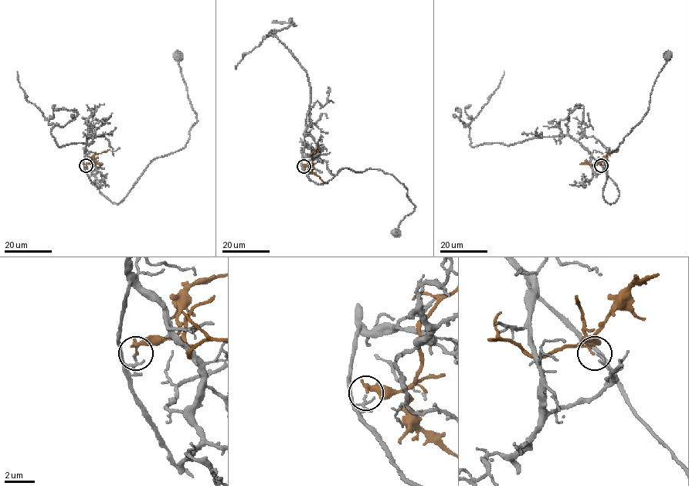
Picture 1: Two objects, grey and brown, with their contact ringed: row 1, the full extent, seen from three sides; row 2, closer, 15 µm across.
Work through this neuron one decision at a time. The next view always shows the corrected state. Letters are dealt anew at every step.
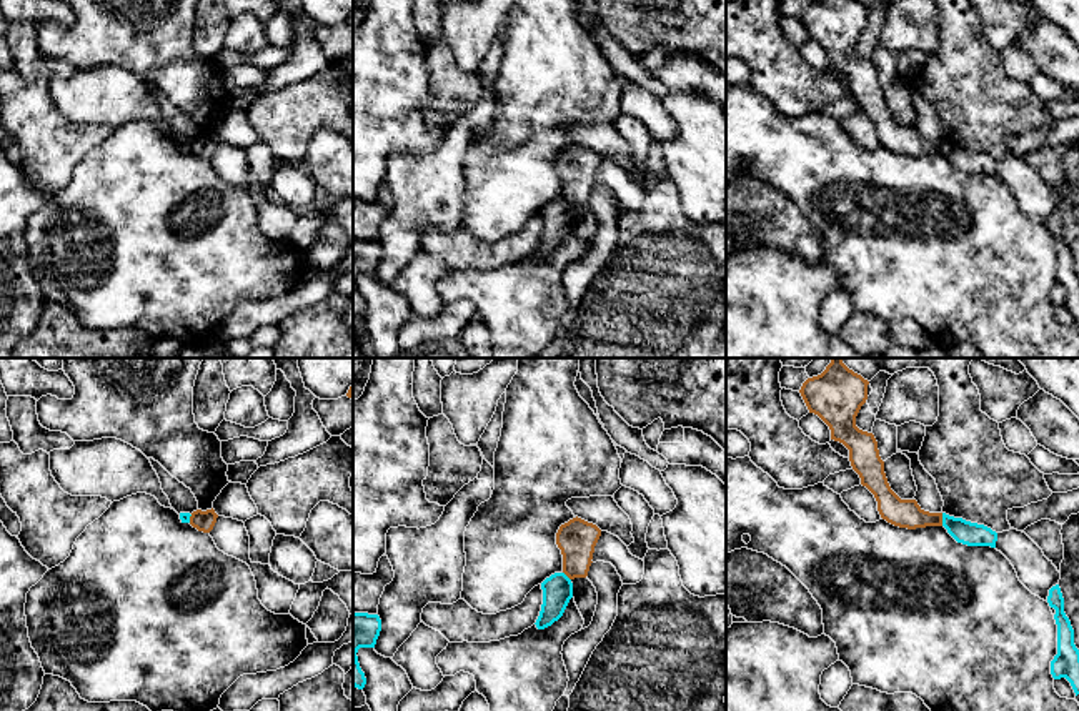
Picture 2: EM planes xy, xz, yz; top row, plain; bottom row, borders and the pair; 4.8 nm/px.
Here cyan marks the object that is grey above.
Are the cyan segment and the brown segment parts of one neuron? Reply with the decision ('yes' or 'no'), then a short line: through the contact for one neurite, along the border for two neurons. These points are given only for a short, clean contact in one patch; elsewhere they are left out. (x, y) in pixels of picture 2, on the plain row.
no; line yz (941, 140), (943, 152)

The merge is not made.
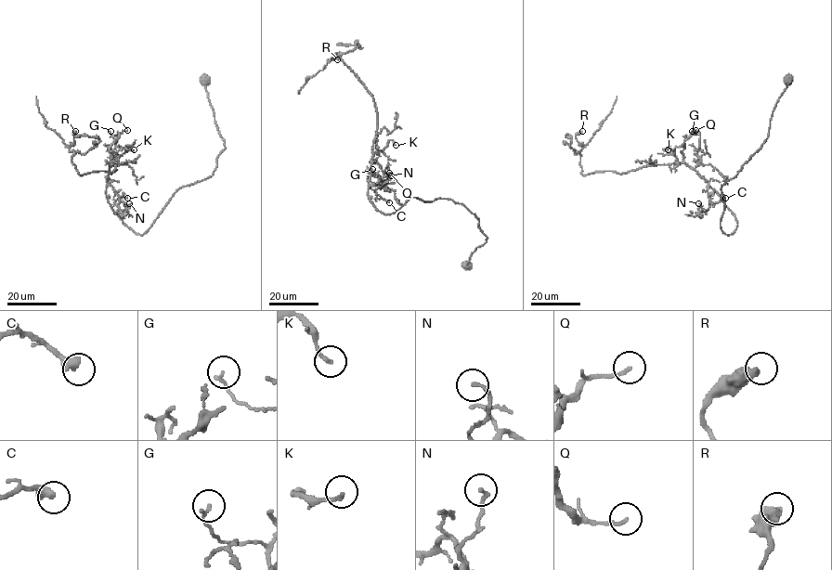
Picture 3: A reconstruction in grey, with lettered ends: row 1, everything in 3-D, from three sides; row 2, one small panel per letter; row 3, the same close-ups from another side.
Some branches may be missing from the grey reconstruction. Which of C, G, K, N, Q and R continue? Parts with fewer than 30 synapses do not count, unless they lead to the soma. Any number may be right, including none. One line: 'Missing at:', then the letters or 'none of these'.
Missing at: none of these

